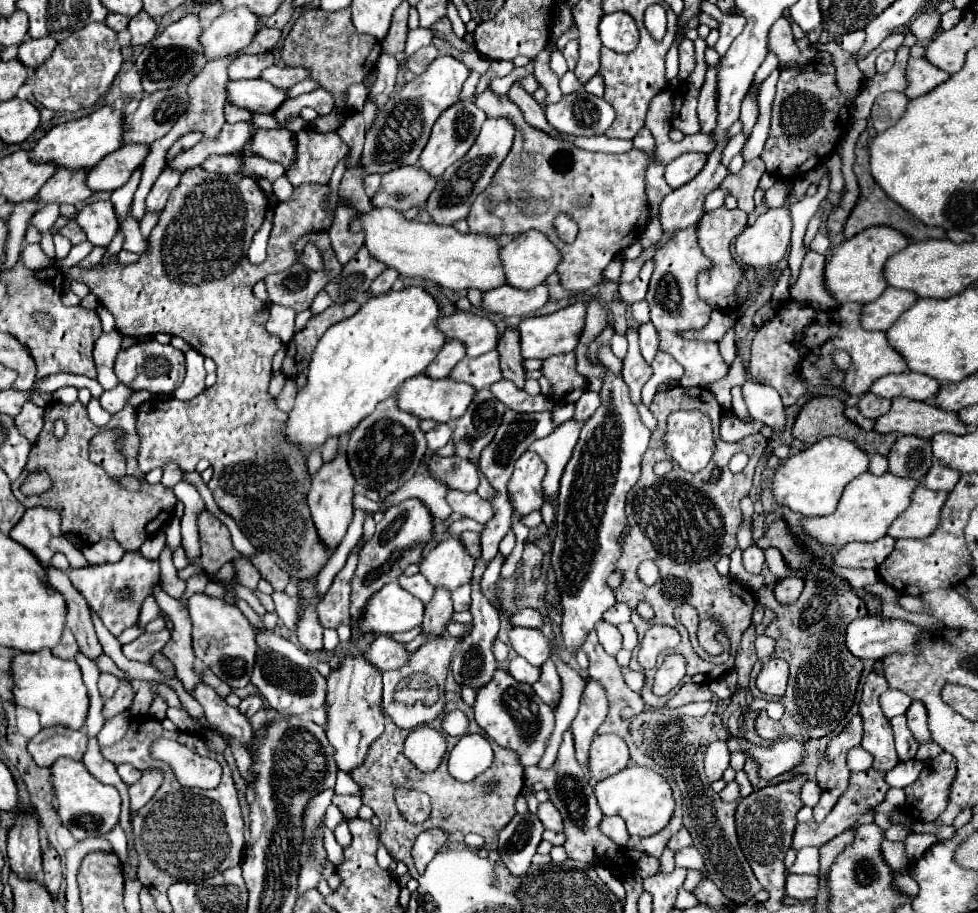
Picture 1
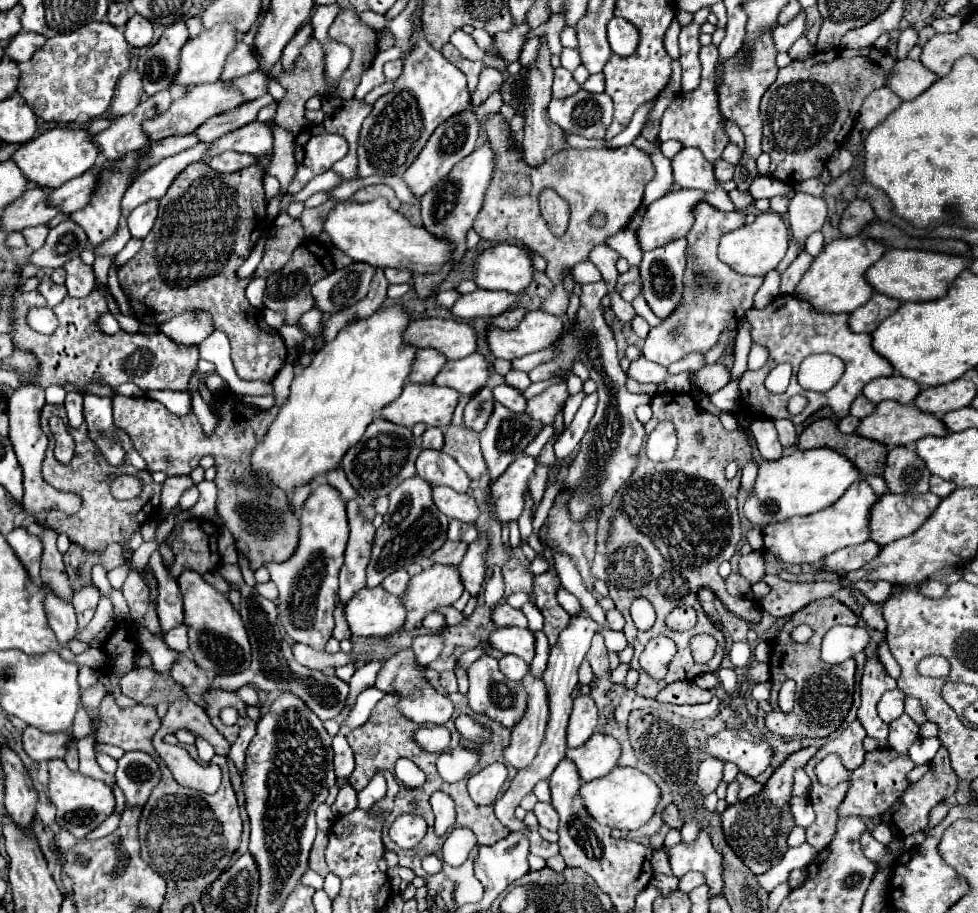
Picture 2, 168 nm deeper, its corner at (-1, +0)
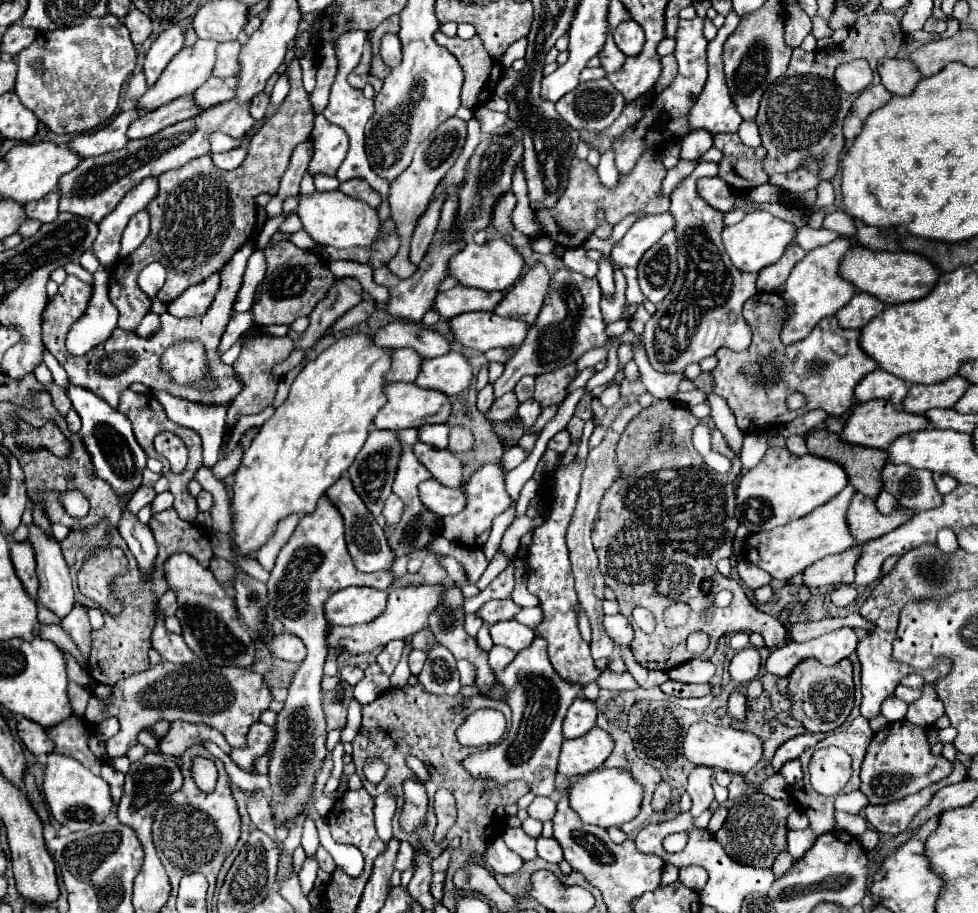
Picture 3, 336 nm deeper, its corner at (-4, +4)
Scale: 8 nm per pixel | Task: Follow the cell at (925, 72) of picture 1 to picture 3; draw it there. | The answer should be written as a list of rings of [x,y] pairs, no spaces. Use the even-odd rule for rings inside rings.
[[[885,58],[879,64],[879,76],[881,76],[881,84],[895,96],[905,96],[911,94],[917,86],[917,82],[921,80],[919,70],[915,68],[915,64],[911,64],[911,60],[899,60],[899,58]]]

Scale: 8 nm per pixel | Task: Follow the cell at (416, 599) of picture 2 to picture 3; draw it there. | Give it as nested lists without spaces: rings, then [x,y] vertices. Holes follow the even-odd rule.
[[[439,584],[439,586],[409,586],[409,588],[393,590],[387,596],[387,608],[375,620],[371,620],[367,624],[343,626],[343,628],[331,626],[327,630],[327,646],[329,646],[329,650],[339,648],[341,652],[347,652],[347,654],[365,654],[365,652],[373,652],[375,648],[389,644],[395,638],[401,638],[401,640],[411,638],[419,630],[427,628],[427,616],[431,614],[431,610],[437,608],[439,600],[443,600],[443,596],[441,596],[443,592],[445,592],[443,584]]]

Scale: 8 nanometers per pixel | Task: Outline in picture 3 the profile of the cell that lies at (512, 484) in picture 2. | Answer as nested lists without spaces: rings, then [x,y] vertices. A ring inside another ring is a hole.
[[[483,464],[479,470],[475,470],[469,480],[461,486],[461,490],[467,496],[467,506],[463,508],[463,512],[459,512],[453,518],[443,518],[443,528],[439,532],[439,536],[463,544],[463,546],[483,546],[489,538],[491,532],[491,522],[495,516],[499,516],[501,512],[507,510],[507,506],[511,504],[509,494],[505,492],[505,472],[501,470],[499,464]]]

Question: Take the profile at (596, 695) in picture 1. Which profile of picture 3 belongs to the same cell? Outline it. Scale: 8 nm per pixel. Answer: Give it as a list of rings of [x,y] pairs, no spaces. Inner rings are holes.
[[[585,698],[575,700],[575,704],[571,704],[571,708],[567,710],[567,716],[563,720],[563,736],[579,738],[579,736],[587,734],[595,726],[595,718],[597,718],[597,710],[595,710],[593,702],[589,702]]]

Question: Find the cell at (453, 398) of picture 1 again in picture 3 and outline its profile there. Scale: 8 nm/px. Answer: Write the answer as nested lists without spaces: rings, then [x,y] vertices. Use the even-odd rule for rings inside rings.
[[[391,382],[383,388],[387,396],[387,404],[377,412],[373,426],[377,430],[403,430],[403,428],[419,428],[421,424],[439,424],[447,422],[451,414],[451,402],[447,396],[435,390],[423,390],[415,384],[403,384],[403,382]]]

